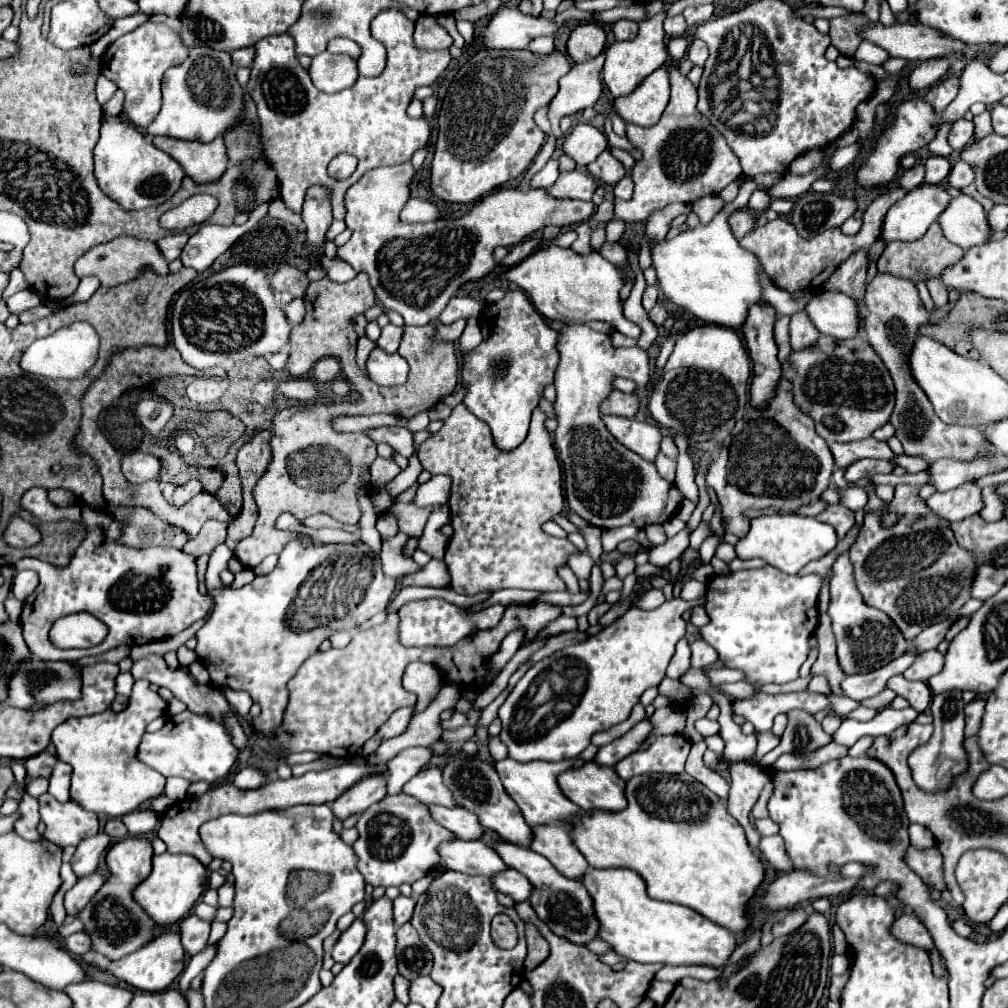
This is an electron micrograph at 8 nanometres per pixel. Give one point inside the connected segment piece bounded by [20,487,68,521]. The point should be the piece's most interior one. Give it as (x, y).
(39, 505)

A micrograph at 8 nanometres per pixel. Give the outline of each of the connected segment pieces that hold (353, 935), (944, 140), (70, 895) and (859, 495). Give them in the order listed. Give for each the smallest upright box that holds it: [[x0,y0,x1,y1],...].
[[332,919,366,963],[928,123,952,155],[64,873,104,915],[838,487,868,511]]

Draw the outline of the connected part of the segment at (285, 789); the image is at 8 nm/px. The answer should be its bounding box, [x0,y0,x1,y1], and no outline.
[158,763,386,865]

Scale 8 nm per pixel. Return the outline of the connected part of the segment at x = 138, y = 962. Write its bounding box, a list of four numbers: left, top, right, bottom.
[80,933,184,993]

